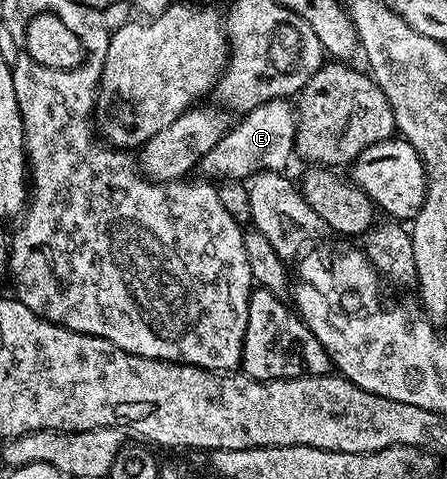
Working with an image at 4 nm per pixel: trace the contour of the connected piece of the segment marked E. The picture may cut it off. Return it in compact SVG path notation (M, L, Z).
M288 100L268 101L244 114L241 121L232 126L229 132L219 139L219 143L203 155L200 176L205 179L224 179L225 181L244 182L265 169L284 170L285 164L295 157L297 139L297 115Z

